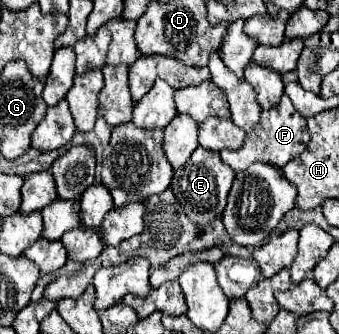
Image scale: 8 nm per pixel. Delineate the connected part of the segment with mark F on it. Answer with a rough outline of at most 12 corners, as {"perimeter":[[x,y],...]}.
{"perimeter":[[289,96],[223,150],[235,172],[253,162],[283,168],[309,144],[307,120]]}

